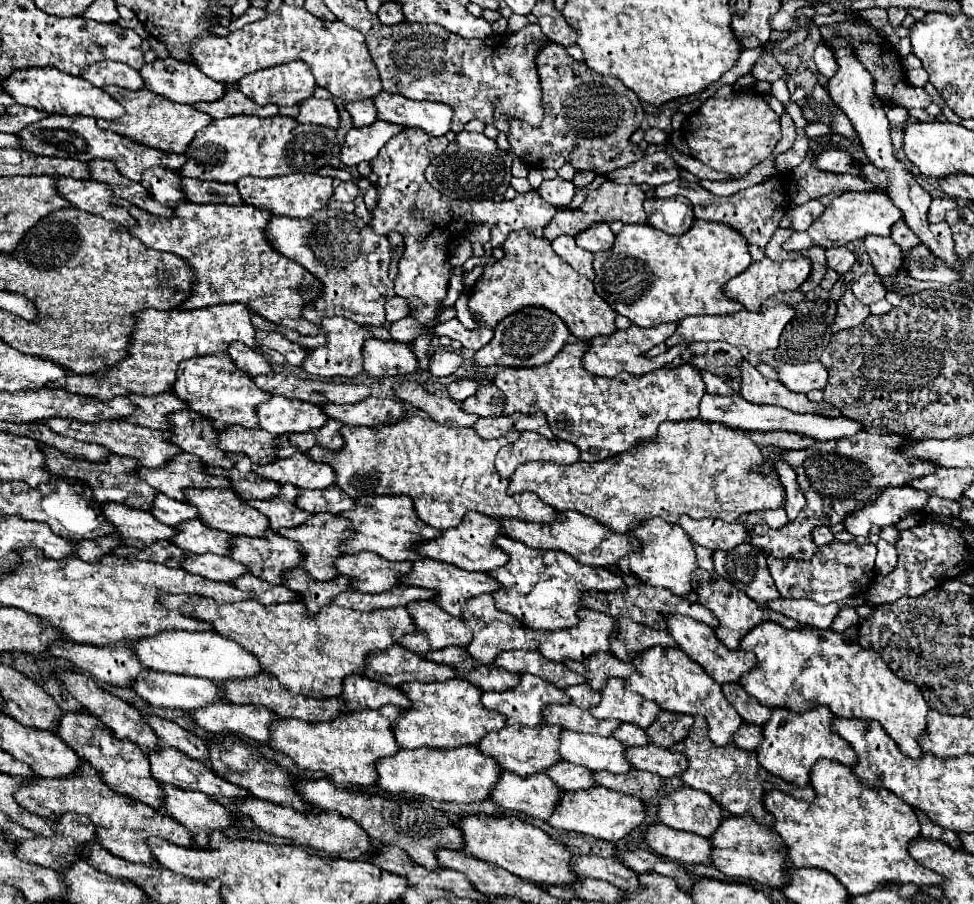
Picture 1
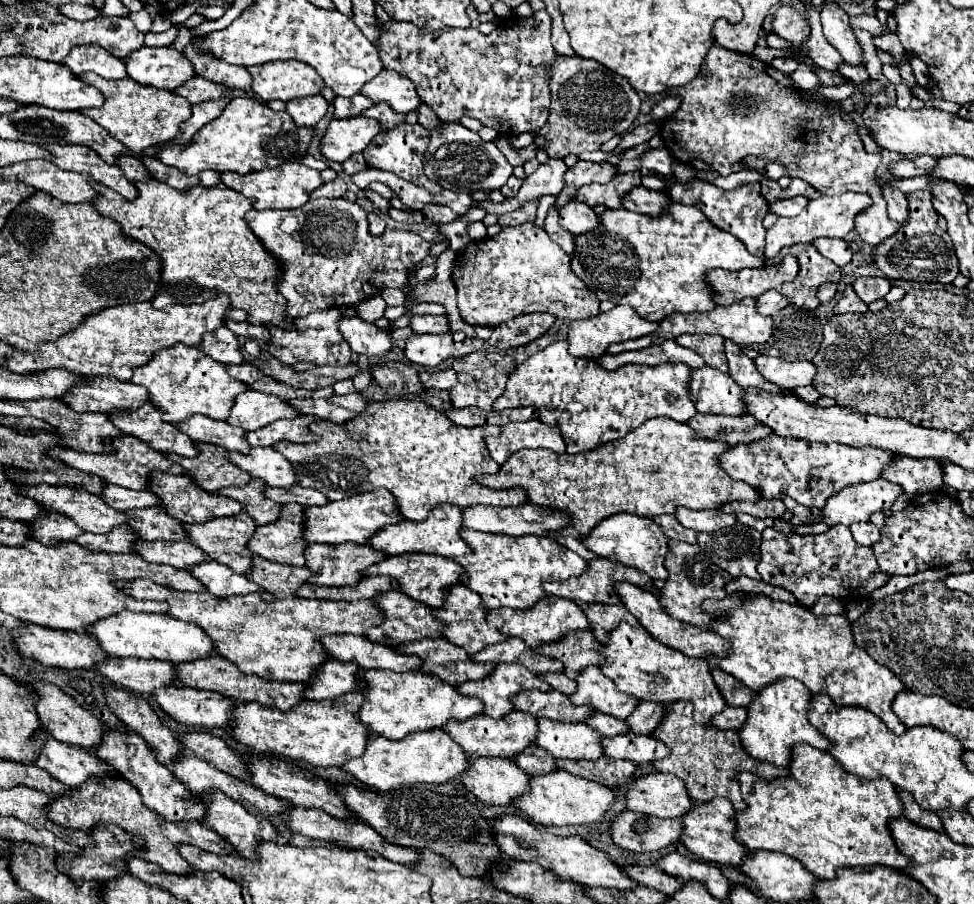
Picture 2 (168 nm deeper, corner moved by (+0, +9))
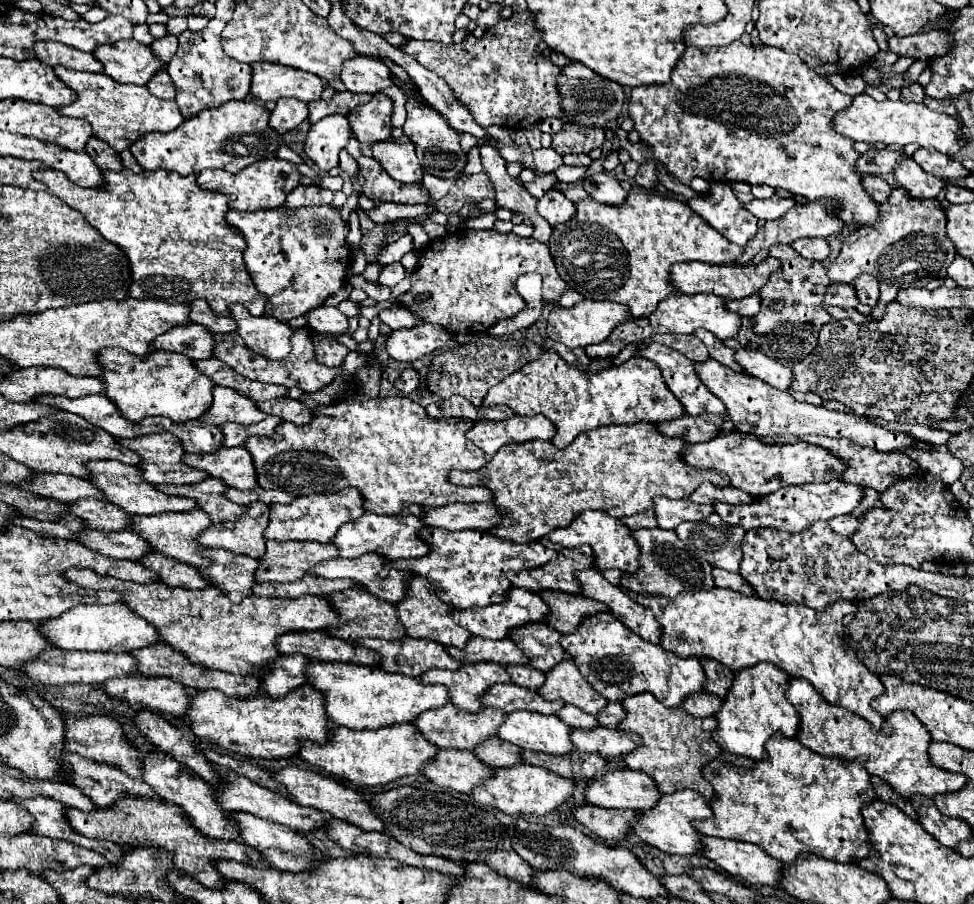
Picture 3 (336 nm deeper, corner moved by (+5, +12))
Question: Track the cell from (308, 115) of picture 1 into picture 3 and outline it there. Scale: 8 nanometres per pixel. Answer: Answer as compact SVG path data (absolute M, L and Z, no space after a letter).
M281 98L275 102L275 110L269 116L269 126L277 134L285 134L297 128L307 118L307 104L297 98Z

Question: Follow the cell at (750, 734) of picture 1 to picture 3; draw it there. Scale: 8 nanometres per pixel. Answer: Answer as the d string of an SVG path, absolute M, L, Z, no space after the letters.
M707 692L691 694L683 700L683 708L693 716L701 716L701 718L713 716L721 708L721 698L715 694L707 694Z

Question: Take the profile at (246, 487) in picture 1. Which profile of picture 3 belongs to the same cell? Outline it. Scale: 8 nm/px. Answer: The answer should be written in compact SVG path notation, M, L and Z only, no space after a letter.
M169 432L119 440L119 444L141 458L139 468L149 484L193 484L205 478L201 470L181 466L181 454L185 450L181 450L181 442L177 442Z

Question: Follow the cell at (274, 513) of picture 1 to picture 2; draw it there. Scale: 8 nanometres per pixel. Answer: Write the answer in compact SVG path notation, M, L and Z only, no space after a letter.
M252 479L250 485L246 485L246 487L226 487L226 489L220 489L218 493L226 495L234 501L240 501L244 505L244 511L256 521L256 525L266 525L266 523L276 521L282 513L282 505L270 501L264 495L266 489L268 487L264 481Z

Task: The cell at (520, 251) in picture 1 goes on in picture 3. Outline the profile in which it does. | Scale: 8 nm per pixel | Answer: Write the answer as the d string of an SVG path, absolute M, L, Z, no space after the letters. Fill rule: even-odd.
M457 228L455 232L449 232L445 236L429 240L429 244L421 250L415 270L411 272L411 288L397 298L397 302L413 312L421 322L439 324L451 334L479 334L487 332L493 324L505 318L513 318L517 312L525 308L525 300L515 290L515 280L525 272L539 272L543 278L543 300L557 302L559 296L569 288L559 278L553 258L549 258L549 248L543 242L537 242L535 238L521 238L513 232L501 234L495 230L469 230L469 228ZM421 292L429 292L431 298L427 302L415 302L415 296Z

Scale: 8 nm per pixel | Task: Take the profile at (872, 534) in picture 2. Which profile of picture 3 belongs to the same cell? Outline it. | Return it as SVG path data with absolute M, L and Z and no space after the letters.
M849 514L847 516L841 516L841 518L831 518L829 520L829 526L831 526L833 532L849 538L849 534L853 534L853 530L857 530L857 518L853 518Z

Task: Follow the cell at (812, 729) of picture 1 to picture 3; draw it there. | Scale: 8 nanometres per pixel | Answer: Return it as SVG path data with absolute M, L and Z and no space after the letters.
M759 662L735 672L733 684L715 714L717 728L713 730L713 740L733 754L761 760L765 758L765 742L775 732L781 732L787 738L795 738L799 718L785 698L785 686L789 686L789 674L771 662Z

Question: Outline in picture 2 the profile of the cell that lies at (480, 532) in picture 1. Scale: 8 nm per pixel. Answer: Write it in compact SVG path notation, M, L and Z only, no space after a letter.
M438 505L434 507L426 521L414 523L414 521L402 521L402 525L388 525L382 529L382 533L374 535L374 541L368 541L368 545L374 545L376 549L382 549L386 555L400 555L400 553L434 553L442 557L462 557L470 555L468 543L460 537L462 529L462 509L456 505Z

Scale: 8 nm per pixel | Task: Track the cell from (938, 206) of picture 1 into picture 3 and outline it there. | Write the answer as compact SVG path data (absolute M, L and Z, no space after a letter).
M895 188L887 202L879 204L879 218L873 226L859 226L843 238L837 260L827 266L827 276L831 284L853 284L859 274L871 274L881 284L895 288L923 288L933 278L945 278L945 270L953 258L953 242L945 238L945 210L939 202L935 198L909 198L905 190Z

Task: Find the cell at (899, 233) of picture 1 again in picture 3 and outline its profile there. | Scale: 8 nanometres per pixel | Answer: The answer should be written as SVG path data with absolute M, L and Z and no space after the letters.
M863 176L863 184L865 184L869 196L873 196L873 200L877 204L885 202L889 198L889 194L891 194L891 186L879 176Z

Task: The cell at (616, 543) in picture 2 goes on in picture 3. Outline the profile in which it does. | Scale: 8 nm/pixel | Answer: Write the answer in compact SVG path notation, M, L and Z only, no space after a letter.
M583 512L577 518L573 518L573 522L569 526L553 530L549 534L549 540L555 542L555 544L561 544L565 548L575 548L575 546L581 546L581 544L589 544L593 548L593 558L595 558L593 568L597 568L597 570L617 568L621 572L635 572L637 566L639 566L637 564L639 550L637 550L637 542L633 542L631 530L609 514Z

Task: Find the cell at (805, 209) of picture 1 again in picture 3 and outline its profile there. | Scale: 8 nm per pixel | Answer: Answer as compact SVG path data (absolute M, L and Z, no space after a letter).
M771 196L771 198L765 198L765 200L751 200L745 204L745 210L749 210L751 214L755 214L757 218L761 220L777 220L781 218L791 206L795 204L795 200L785 200L785 198L779 198L779 196Z

